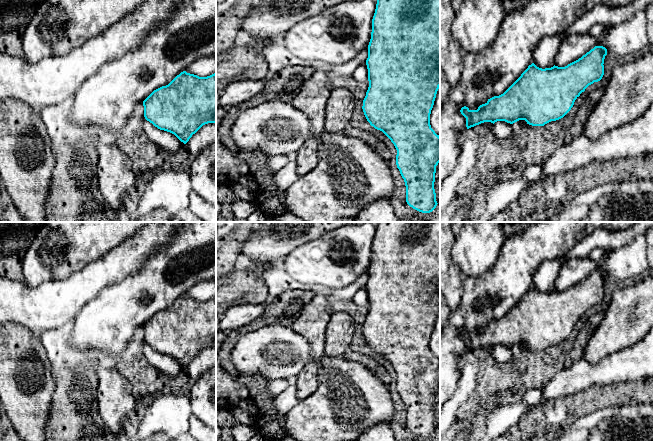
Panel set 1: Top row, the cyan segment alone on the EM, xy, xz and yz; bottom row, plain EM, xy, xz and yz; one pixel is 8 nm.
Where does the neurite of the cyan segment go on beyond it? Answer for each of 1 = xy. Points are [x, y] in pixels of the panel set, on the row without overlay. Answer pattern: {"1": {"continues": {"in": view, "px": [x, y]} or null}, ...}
{"1": {"continues": null}}

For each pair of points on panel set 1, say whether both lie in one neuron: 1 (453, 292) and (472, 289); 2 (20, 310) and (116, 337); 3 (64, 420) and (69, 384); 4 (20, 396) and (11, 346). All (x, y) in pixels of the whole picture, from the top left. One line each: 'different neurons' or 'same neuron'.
1: different neurons
2: different neurons
3: same neuron
4: same neuron

